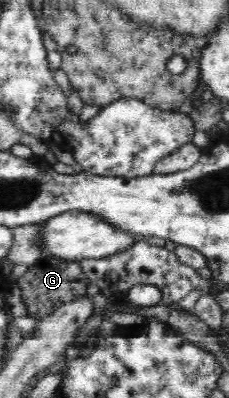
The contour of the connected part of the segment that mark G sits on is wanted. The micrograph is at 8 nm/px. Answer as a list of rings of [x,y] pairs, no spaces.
[[[42,255],[35,264],[31,264],[27,272],[18,276],[25,312],[38,321],[51,315],[63,303],[76,299],[87,293],[87,278],[83,275],[79,262],[71,262],[49,255]]]

